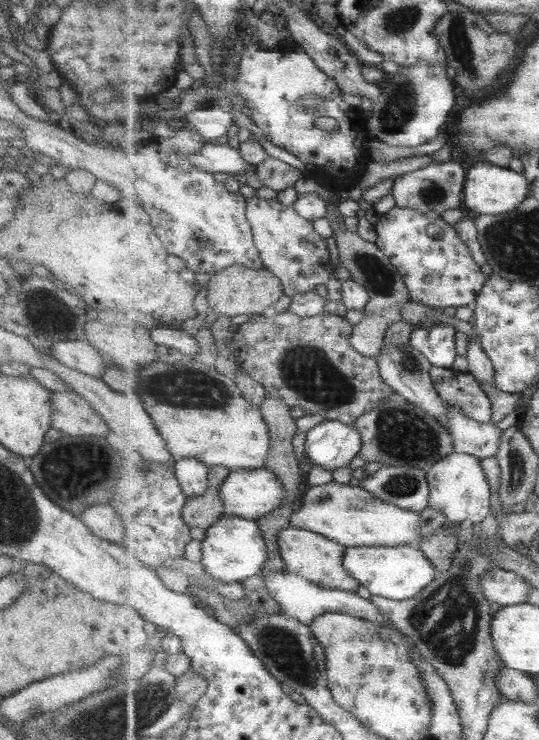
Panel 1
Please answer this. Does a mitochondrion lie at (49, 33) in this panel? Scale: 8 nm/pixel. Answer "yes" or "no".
no

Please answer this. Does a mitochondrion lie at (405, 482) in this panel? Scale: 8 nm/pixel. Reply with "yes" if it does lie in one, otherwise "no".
yes

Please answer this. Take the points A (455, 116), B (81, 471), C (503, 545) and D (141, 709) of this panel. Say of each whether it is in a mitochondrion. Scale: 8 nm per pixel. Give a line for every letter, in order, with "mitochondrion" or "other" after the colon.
A: other
B: mitochondrion
C: other
D: mitochondrion

